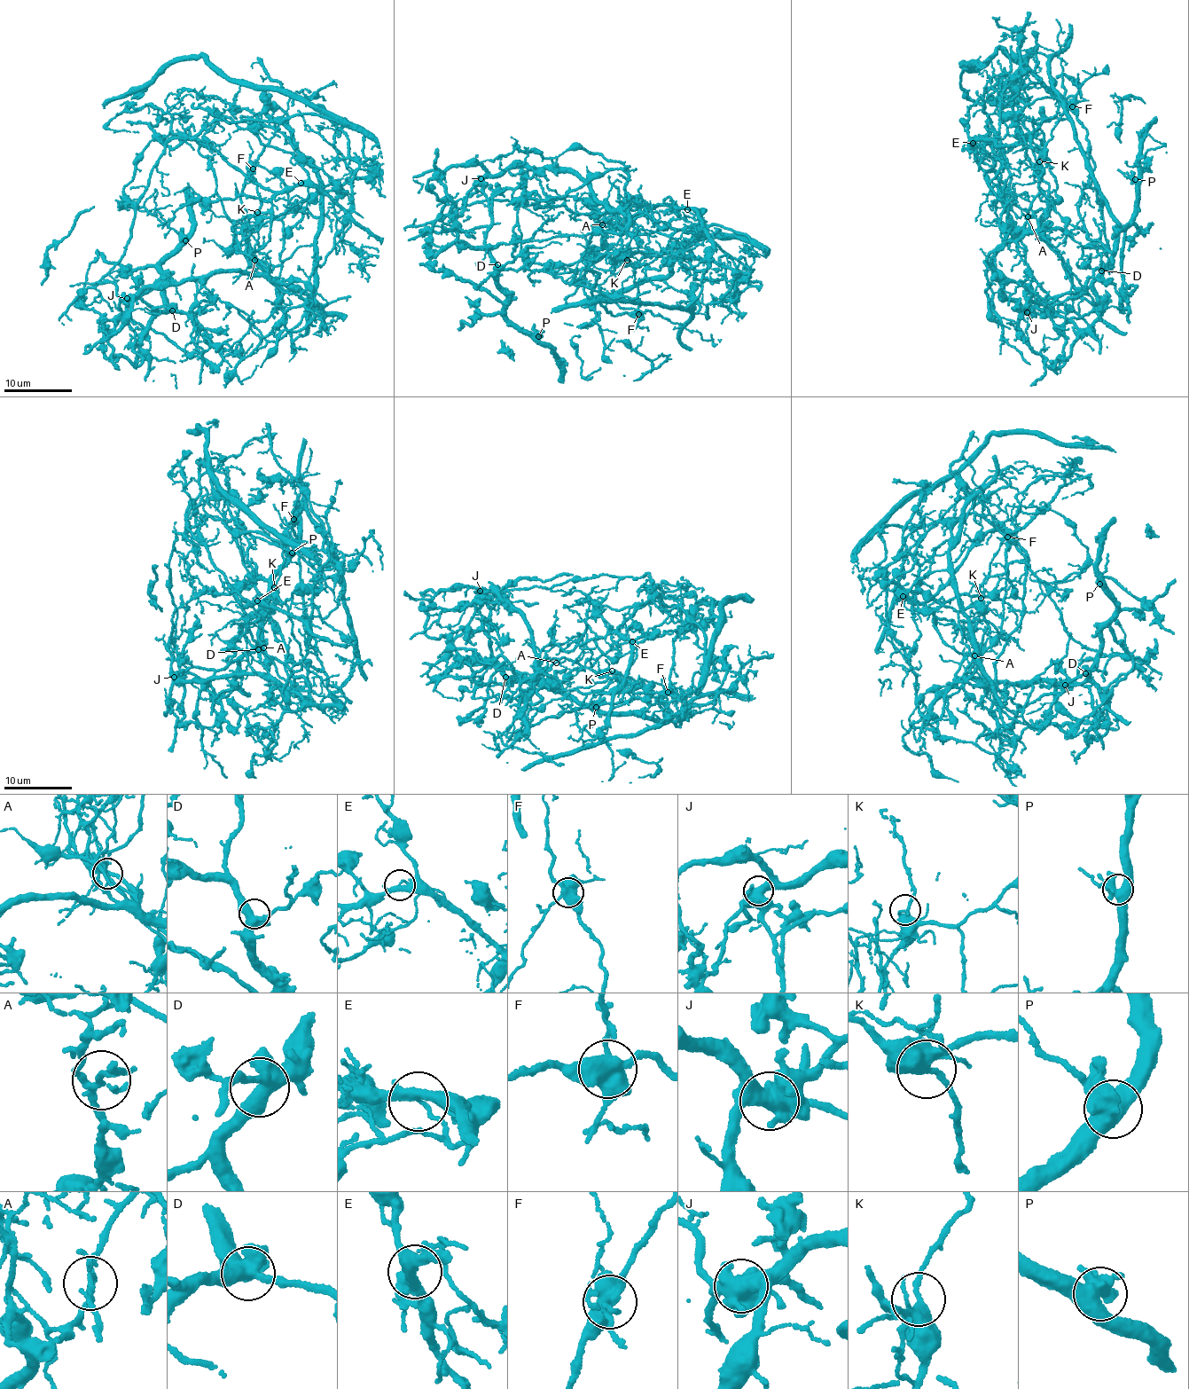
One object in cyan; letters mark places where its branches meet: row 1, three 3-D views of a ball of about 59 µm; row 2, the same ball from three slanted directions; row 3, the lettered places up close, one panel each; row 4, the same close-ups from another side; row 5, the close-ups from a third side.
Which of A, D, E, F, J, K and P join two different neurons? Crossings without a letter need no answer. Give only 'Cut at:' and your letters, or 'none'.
Cut at: A, E, F, J

